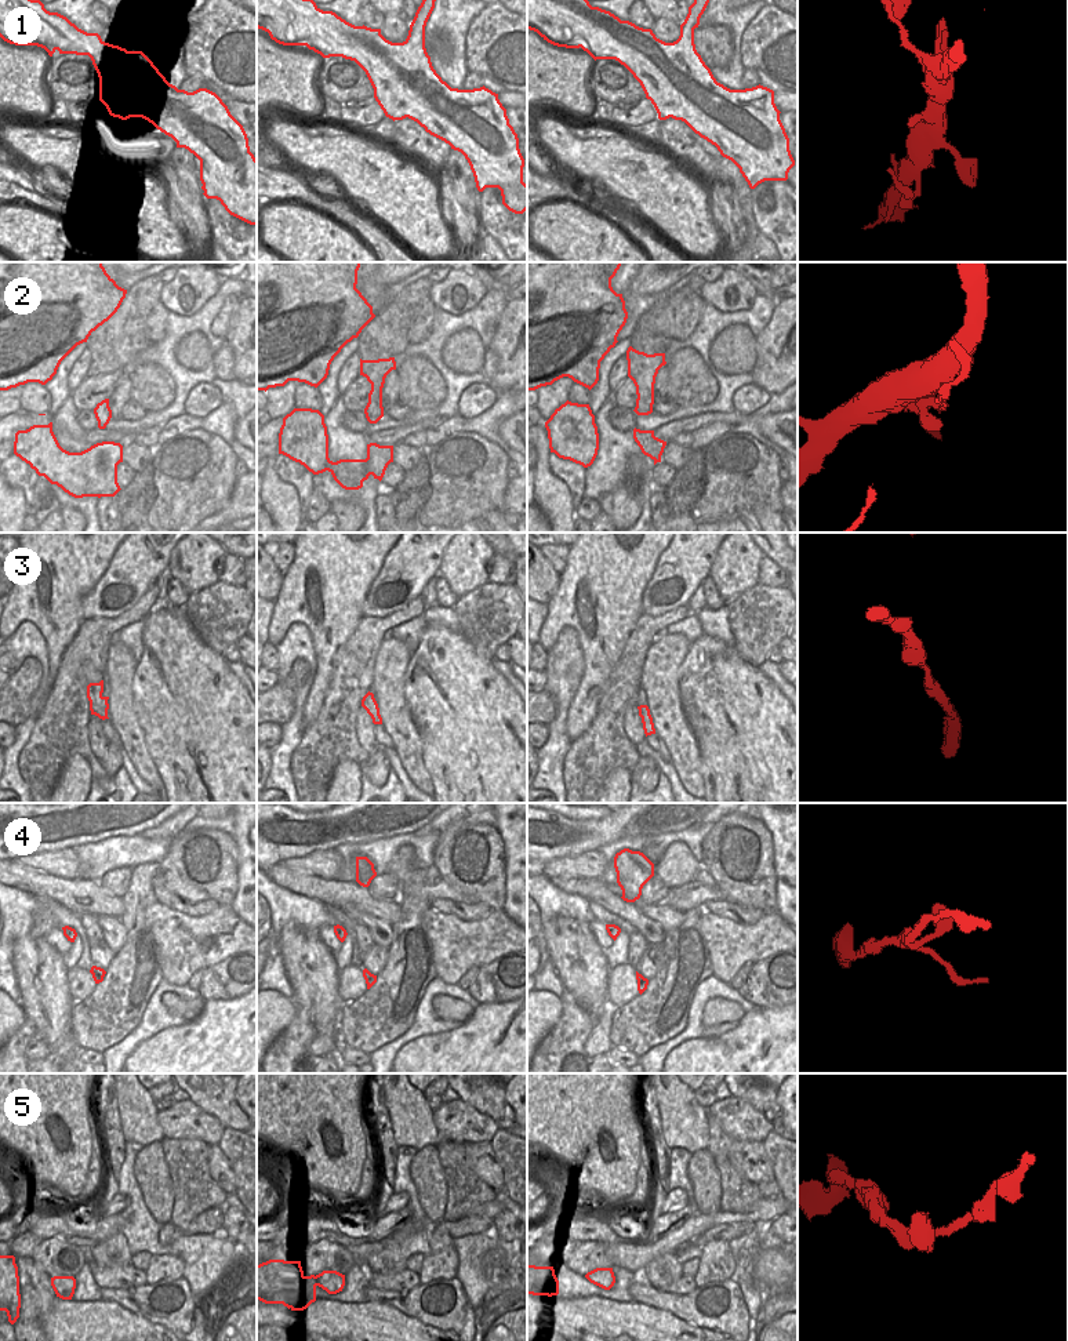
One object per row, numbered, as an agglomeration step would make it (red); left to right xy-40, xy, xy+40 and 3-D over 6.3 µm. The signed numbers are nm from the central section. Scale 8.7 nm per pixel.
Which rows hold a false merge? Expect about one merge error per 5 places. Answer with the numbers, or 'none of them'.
2

